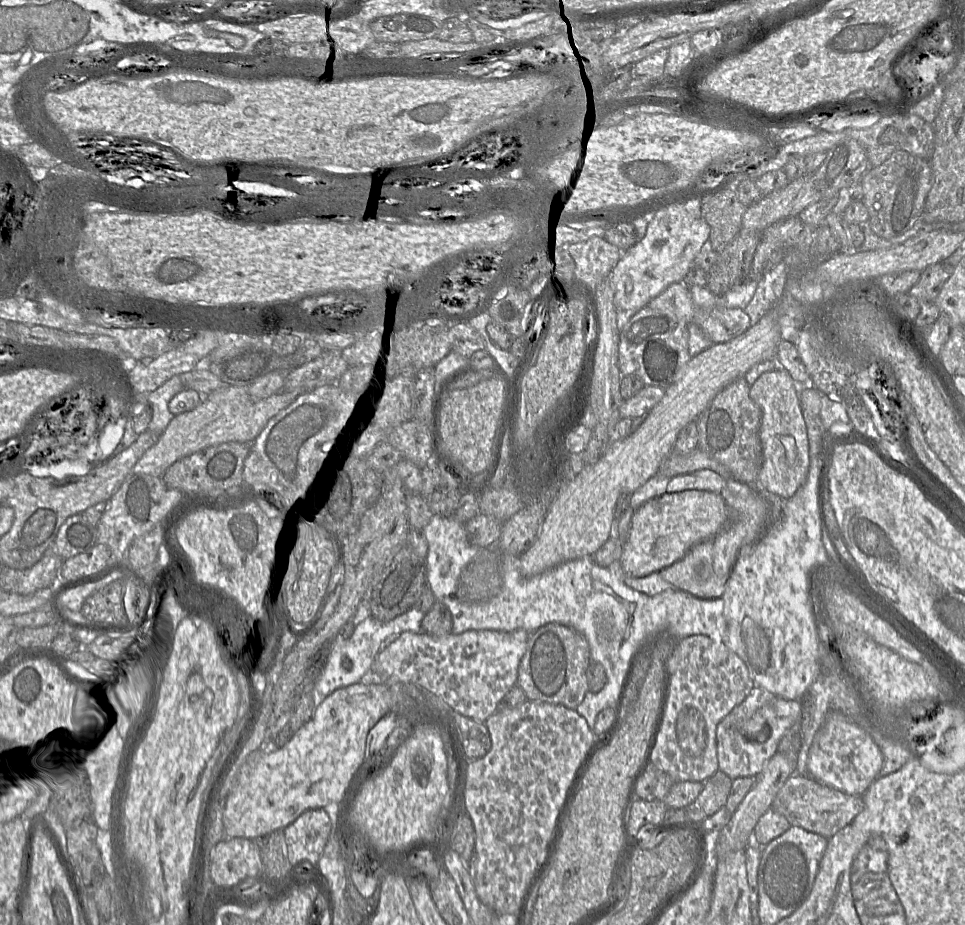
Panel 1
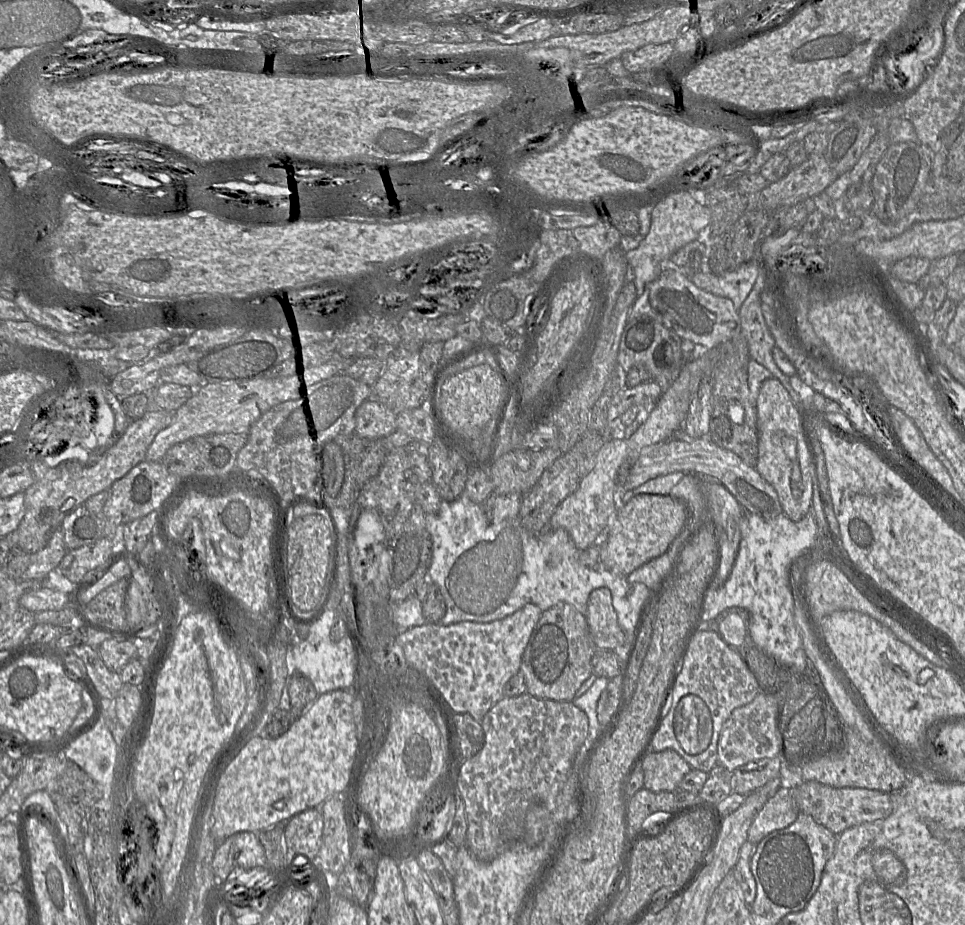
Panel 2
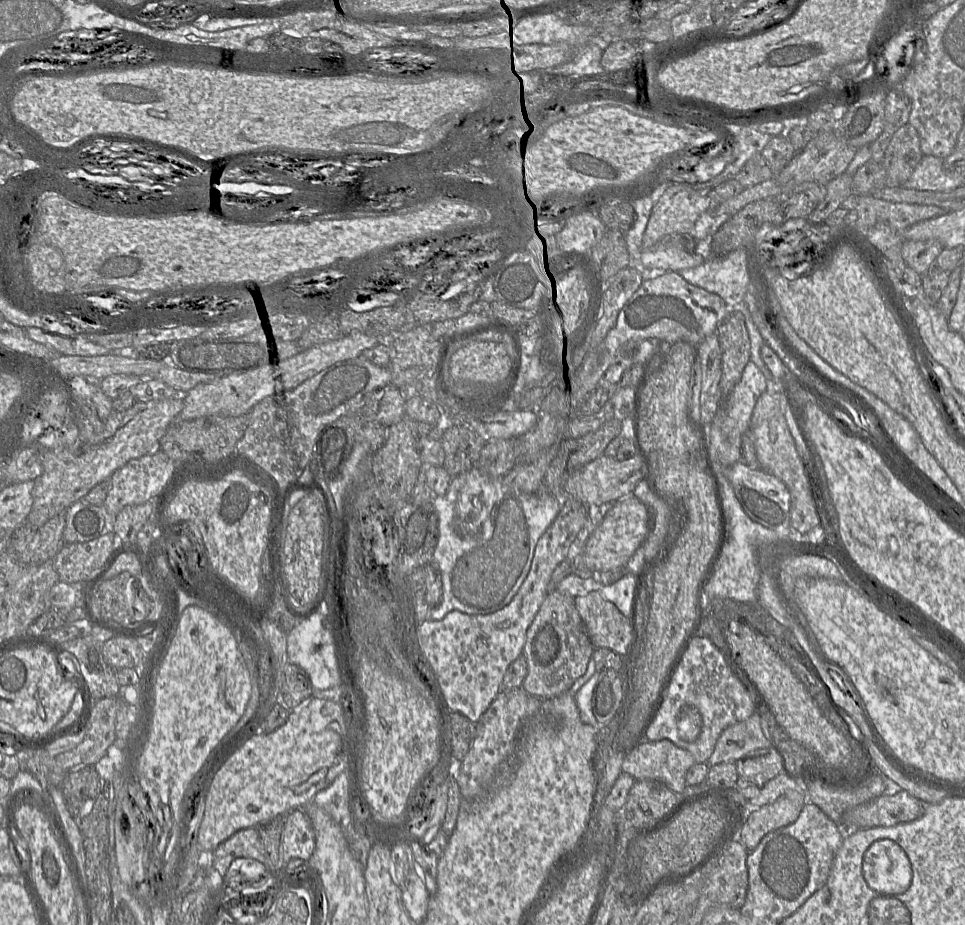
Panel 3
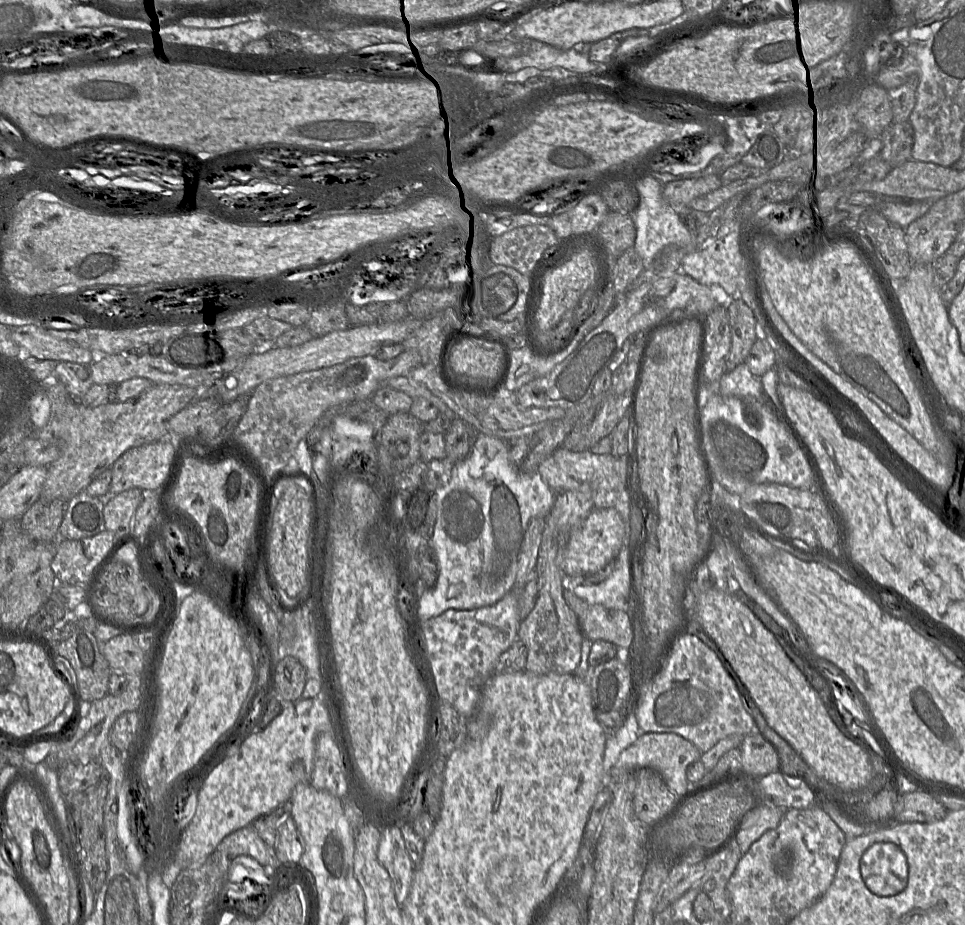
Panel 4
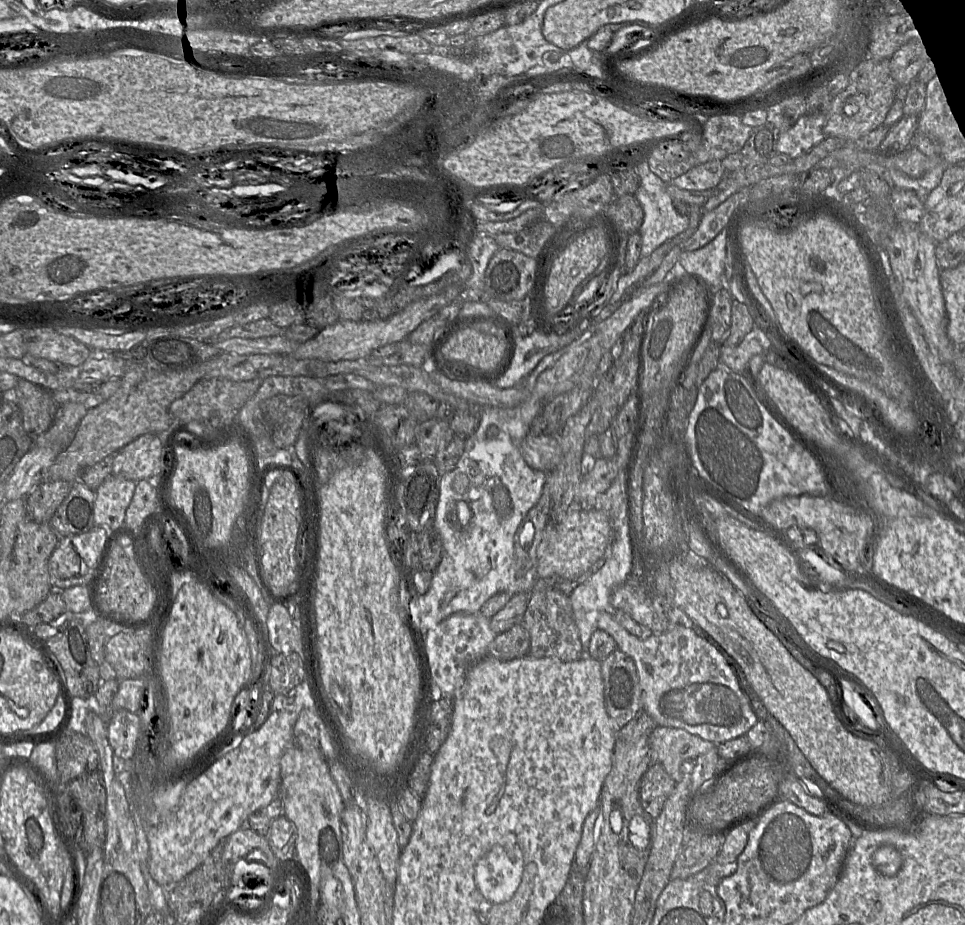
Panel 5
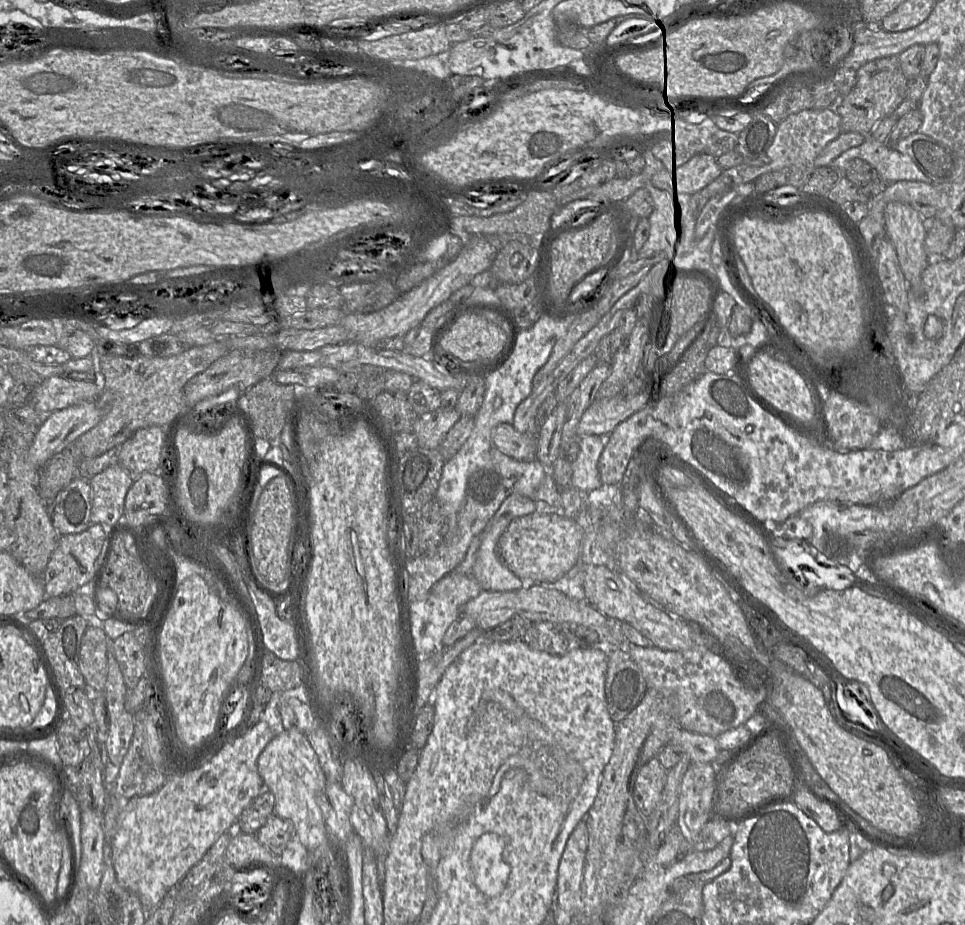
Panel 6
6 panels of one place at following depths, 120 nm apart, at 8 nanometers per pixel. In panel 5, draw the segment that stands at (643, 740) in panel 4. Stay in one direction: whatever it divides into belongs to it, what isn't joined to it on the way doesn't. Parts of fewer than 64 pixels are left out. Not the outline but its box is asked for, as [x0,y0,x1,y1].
[649,726,717,783]

